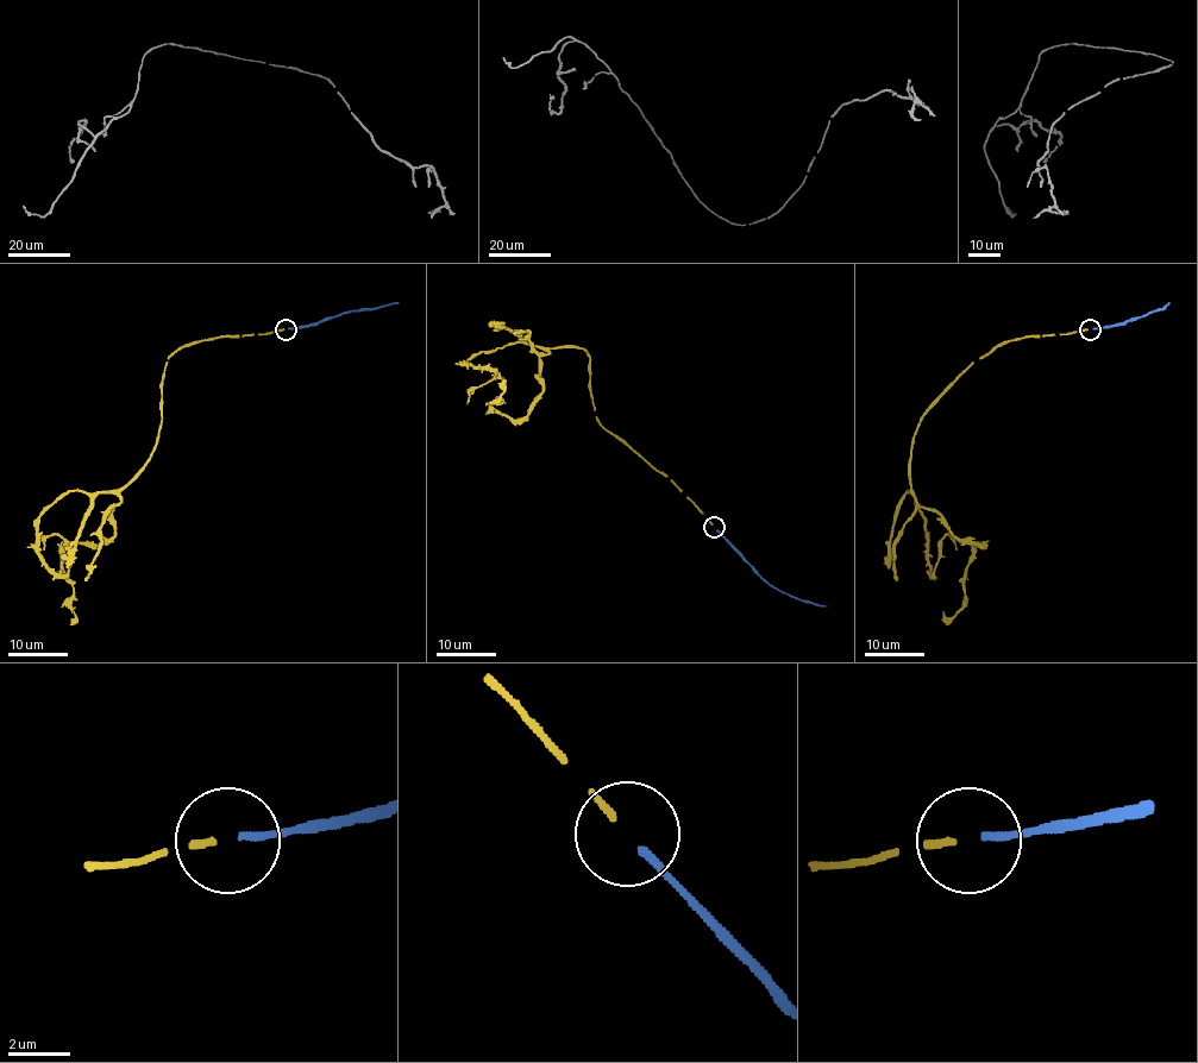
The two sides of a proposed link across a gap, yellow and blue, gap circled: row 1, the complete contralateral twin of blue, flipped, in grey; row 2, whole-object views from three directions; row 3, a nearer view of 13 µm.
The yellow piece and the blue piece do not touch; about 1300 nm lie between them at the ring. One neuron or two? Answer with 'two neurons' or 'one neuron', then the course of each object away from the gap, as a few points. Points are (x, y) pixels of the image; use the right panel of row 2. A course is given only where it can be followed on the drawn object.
one neuron; yellow runs (1087, 328), (993, 346), (927, 412), (905, 494), (923, 517), (929, 572), (946, 535), (967, 542); blue runs (1093, 328), (1120, 326), (1161, 309), (1168, 302)

